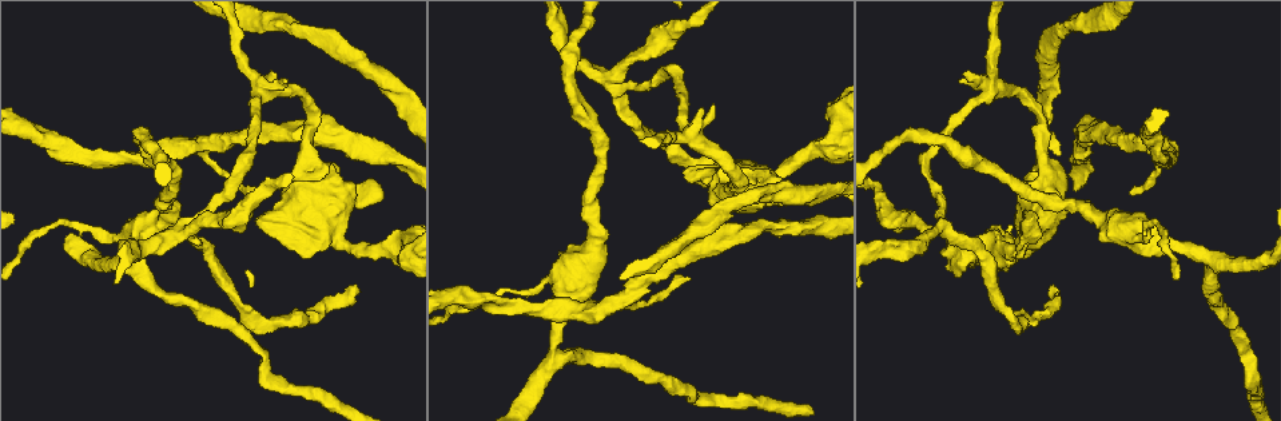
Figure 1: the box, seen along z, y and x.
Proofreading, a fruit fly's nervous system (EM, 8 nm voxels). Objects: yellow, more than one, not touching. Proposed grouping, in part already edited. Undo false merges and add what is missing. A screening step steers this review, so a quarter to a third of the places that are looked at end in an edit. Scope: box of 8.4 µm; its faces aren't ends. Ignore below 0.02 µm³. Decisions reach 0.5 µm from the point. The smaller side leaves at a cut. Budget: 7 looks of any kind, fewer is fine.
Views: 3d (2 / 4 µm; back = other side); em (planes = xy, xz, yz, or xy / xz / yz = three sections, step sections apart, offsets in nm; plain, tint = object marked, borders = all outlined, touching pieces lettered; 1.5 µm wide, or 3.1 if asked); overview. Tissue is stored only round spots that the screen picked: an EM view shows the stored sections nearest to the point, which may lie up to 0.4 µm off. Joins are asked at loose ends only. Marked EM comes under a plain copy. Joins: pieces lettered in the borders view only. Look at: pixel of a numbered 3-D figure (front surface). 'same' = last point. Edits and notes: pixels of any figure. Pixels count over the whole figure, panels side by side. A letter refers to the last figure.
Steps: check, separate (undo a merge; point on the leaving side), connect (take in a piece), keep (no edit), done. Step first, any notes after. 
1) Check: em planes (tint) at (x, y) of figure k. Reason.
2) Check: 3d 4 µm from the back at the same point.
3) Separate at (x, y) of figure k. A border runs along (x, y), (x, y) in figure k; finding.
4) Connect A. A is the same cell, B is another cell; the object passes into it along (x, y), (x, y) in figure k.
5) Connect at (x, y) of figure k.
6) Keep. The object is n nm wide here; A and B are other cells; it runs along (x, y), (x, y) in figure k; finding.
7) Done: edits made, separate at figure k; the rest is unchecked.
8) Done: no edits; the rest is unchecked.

Check: 3d 2 µm from the back at (1084, 115) of figure 1. Branch stops here.

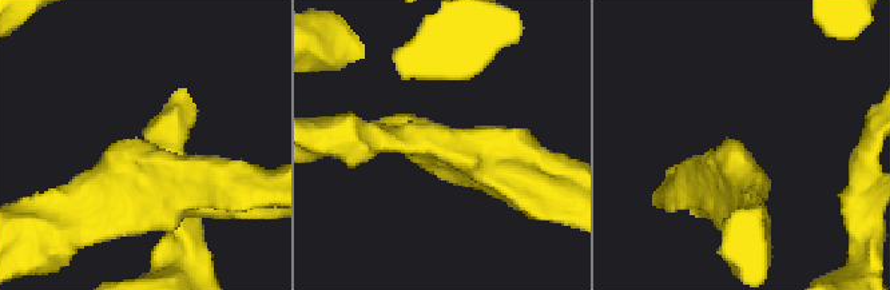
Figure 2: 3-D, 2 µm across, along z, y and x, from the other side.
Check: em planes (borders) at (121, 146) of figure 2.

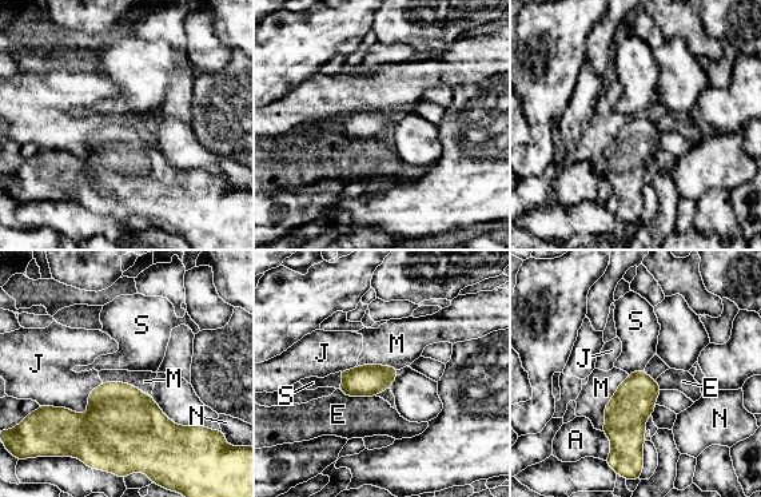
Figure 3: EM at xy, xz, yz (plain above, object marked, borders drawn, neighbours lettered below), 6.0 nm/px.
Keep. The object is 190 nm wide here; A, E, J, M, N and S are other cells; a border runs along (341, 372), (339, 389) in figure 3; no lettered piece goes on from it.

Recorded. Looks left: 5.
Check: em planes (borders) at (198, 142) of figure 1. A fork.

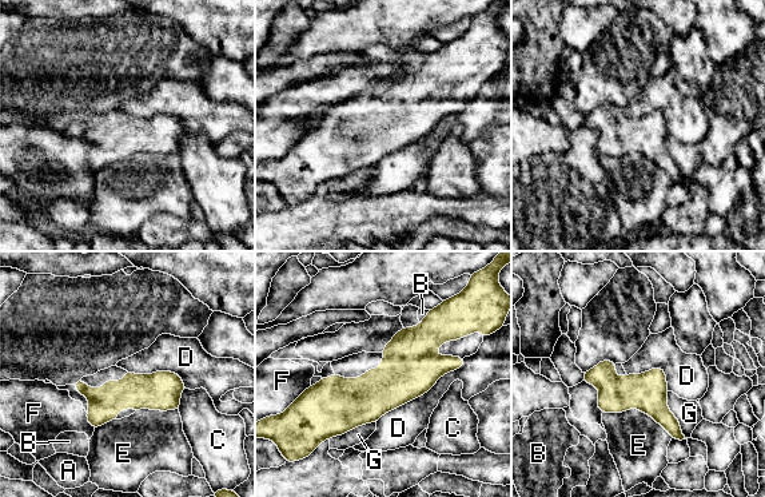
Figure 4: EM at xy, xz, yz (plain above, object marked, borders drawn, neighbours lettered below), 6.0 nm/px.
Keep. A, B, C, D, E, F and G are other cells; a border runs along (465, 360), (427, 390), (375, 421) in figure 4; continuous, no second cell.

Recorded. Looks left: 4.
Check: 3d 2 µm at (188, 230) of figure 1. Four or more arms meet.

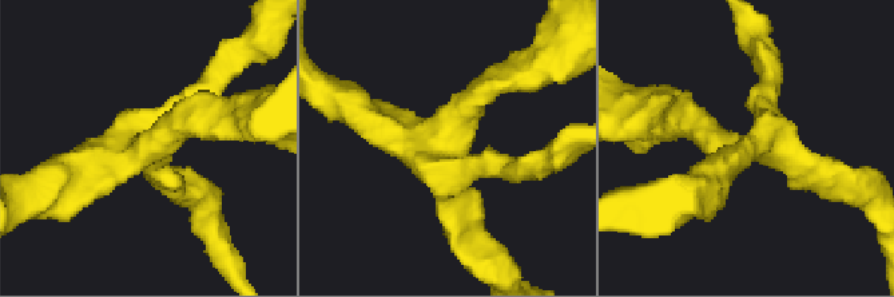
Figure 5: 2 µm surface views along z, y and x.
Check: em yz step 8 (tint) at (146, 141) of figure 5. 4 arms meet here; shape alone is not enough.

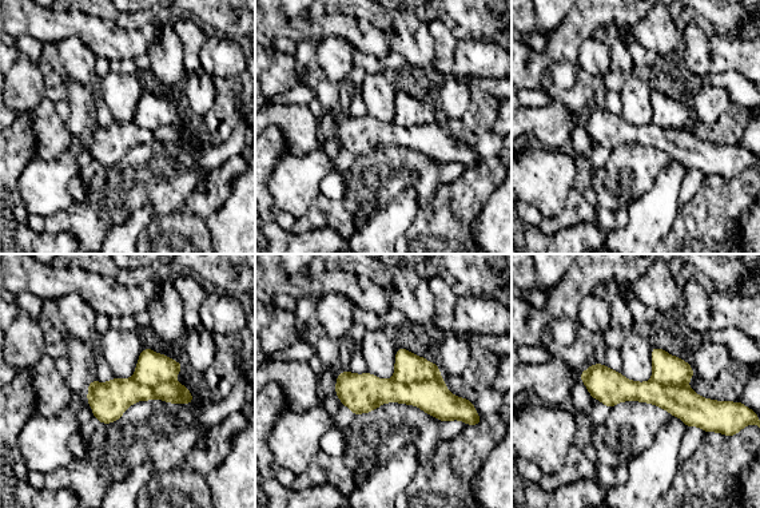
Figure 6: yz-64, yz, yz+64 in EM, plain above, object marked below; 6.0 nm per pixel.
Check: em xy step 4 (borders) at the same point.

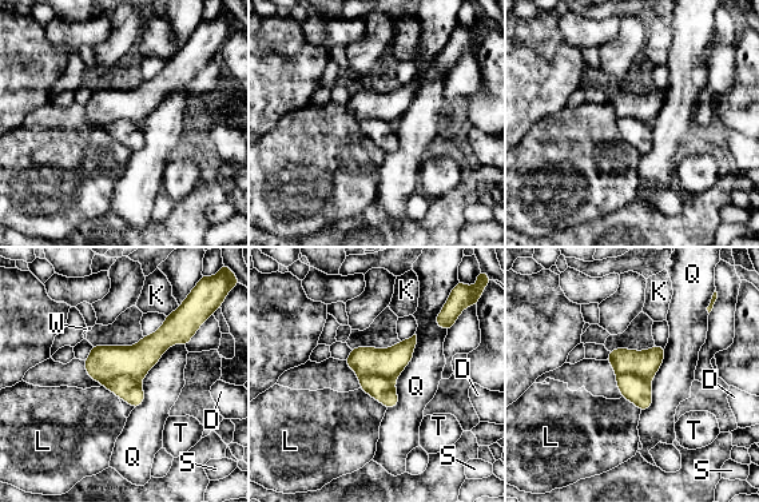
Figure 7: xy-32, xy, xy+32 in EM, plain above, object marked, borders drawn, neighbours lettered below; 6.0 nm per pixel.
Separate at (131, 391) of figure 7. D, K, L, Q, S, T and W are other cells; a border runs along (139, 382), (114, 377), (103, 385) in figure 7; a second cell is stuck on.

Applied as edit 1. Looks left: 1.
Done: edits made, separate at figure 7; the rest is unchecked.

